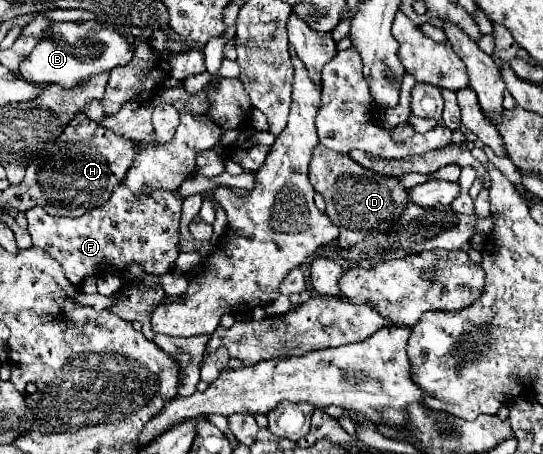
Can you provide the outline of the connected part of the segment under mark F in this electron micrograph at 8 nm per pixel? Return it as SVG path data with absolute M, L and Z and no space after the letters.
M120 182L106 204L86 212L80 218L50 216L36 206L26 212L28 232L36 248L48 250L60 262L66 278L80 284L86 276L118 274L120 270L138 264L144 272L166 274L172 270L178 250L178 222L184 198L178 192L154 190L152 194L132 194Z

